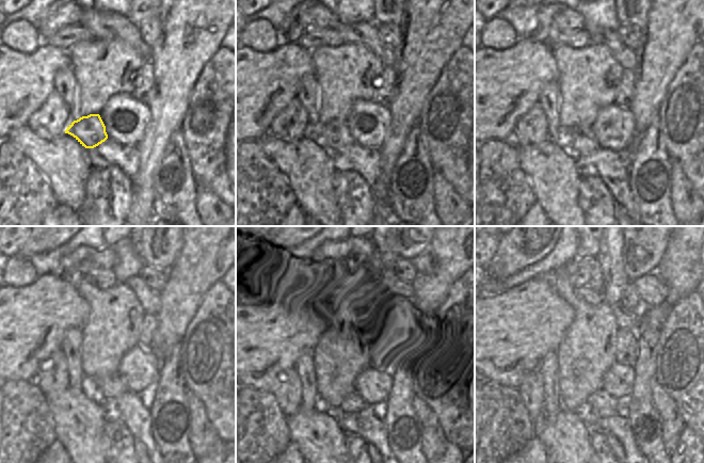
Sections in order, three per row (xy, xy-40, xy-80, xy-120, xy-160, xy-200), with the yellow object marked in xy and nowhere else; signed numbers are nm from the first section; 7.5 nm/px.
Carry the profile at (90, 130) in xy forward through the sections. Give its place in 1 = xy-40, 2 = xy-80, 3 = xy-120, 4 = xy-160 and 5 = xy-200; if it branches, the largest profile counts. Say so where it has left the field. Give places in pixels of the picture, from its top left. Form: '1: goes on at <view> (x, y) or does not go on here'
1: goes on at xy-40 (335, 134)
2: goes on at xy-80 (577, 141)
3: goes on at xy-120 (102, 387)
4: goes on at xy-160 (353, 402)
5: goes on at xy-200 (605, 405)

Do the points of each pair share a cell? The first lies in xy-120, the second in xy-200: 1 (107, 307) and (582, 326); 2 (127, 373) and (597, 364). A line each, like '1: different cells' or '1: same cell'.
1: same cell
2: different cells

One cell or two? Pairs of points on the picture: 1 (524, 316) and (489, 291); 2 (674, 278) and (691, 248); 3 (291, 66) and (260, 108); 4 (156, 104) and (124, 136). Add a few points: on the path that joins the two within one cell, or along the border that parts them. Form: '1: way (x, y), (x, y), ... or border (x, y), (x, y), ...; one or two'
1: border (516, 285), (496, 294), (485, 297); two
2: way (682, 271), (682, 257), (684, 255); one
3: way (281, 77), (260, 97); one
4: border (146, 104), (149, 110), (149, 122), (143, 134); two

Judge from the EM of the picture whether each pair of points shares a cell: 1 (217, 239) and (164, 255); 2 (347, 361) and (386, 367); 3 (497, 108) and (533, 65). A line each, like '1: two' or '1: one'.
1: two
2: two
3: one

